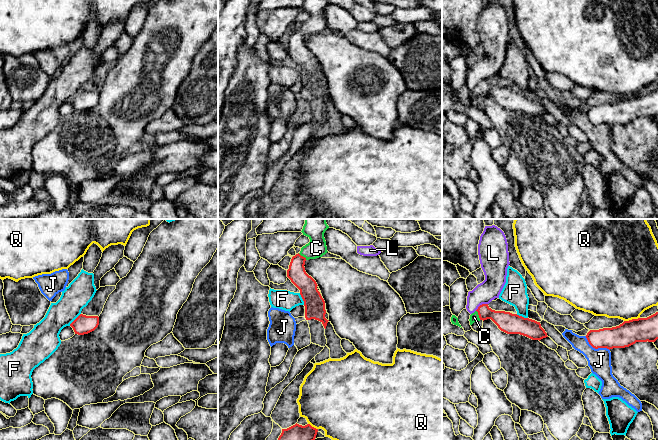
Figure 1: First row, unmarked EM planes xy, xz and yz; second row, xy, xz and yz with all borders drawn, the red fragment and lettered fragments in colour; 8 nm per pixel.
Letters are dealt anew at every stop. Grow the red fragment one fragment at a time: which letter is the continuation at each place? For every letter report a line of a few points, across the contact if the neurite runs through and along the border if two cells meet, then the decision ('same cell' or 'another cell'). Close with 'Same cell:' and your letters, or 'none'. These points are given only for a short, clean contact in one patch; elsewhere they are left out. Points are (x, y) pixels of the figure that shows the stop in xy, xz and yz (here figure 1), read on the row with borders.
C: yz (507, 322), (492, 314), (478, 314), (474, 317) | same cell
F: xy (80, 313), (69, 325) | another cell
J: yz (585, 336), (593, 347), (607, 348), (609, 350) | another cell
L: yz (487, 303), (482, 303), (475, 310) | another cell
Q: yz (639, 317), (624, 321) | another cell
Same cell: C

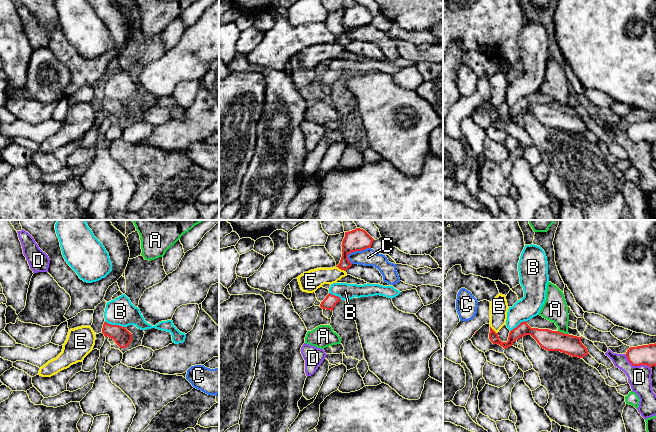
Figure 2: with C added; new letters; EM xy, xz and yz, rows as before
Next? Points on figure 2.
A: yz (558, 330), (567, 334) | another cell
B: xy (105, 321), (125, 327) | another cell
C: xz (370, 247), (364, 250), (352, 251), (348, 255), (348, 260) | another cell
D: yz (624, 354), (633, 365), (648, 365), (650, 367) | another cell
E: xz (336, 266), (345, 271) | another cell
Same cell: none

